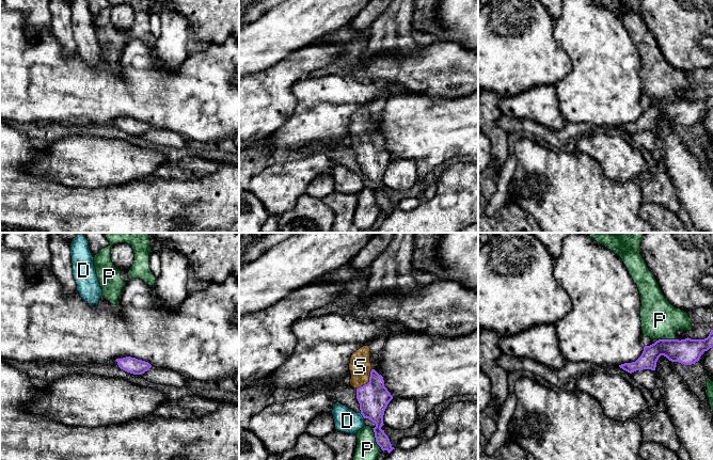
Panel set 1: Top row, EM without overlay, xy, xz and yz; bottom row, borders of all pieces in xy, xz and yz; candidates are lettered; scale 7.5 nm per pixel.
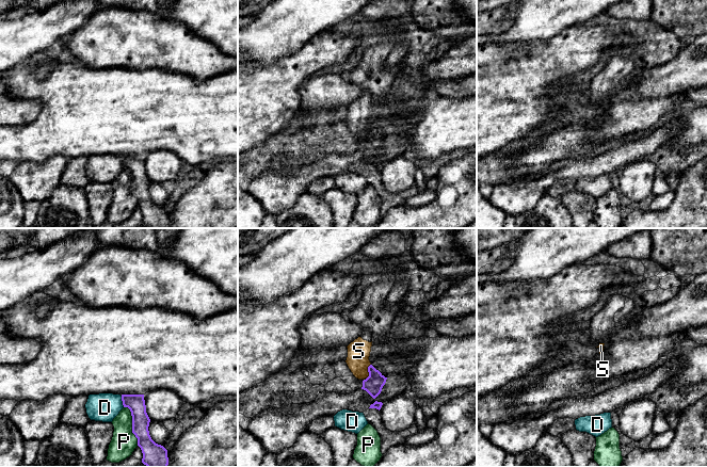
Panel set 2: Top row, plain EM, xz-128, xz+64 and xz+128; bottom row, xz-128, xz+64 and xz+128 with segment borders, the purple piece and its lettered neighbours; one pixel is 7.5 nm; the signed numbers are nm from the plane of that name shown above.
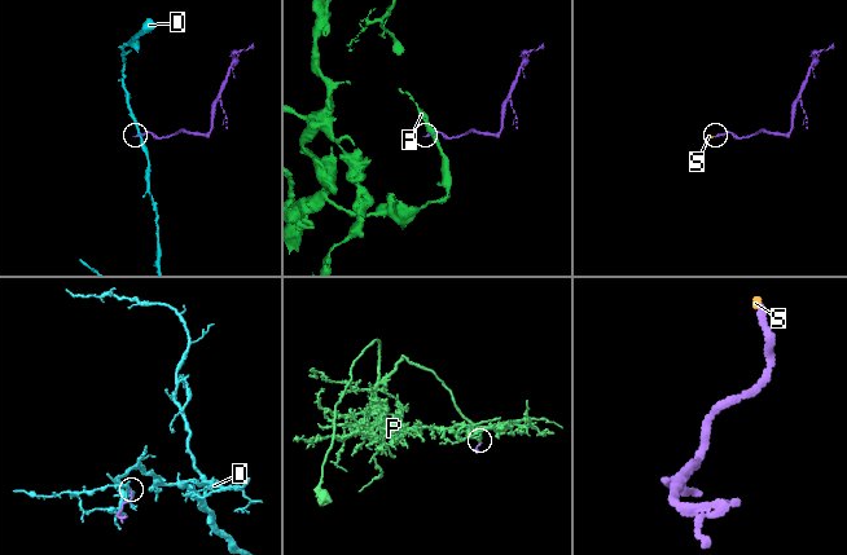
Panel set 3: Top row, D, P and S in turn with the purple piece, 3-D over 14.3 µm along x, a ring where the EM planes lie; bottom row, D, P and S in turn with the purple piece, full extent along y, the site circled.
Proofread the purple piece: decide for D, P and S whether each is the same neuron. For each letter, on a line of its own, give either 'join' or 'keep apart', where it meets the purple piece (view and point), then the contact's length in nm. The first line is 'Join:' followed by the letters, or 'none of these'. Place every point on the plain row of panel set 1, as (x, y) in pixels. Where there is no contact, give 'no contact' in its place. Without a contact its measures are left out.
Join: S
D: keep apart; meets purple in xz at (362, 175); contact 50 nm long
P: keep apart; meets purple in xz at (376, 200); contact 190 nm long
S: join; meets purple in xz at (369, 142); contact 200 nm long

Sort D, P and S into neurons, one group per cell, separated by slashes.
D / P / S

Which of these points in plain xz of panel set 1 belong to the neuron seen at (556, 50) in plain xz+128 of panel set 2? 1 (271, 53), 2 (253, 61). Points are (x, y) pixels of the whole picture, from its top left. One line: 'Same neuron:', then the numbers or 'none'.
Same neuron: none

